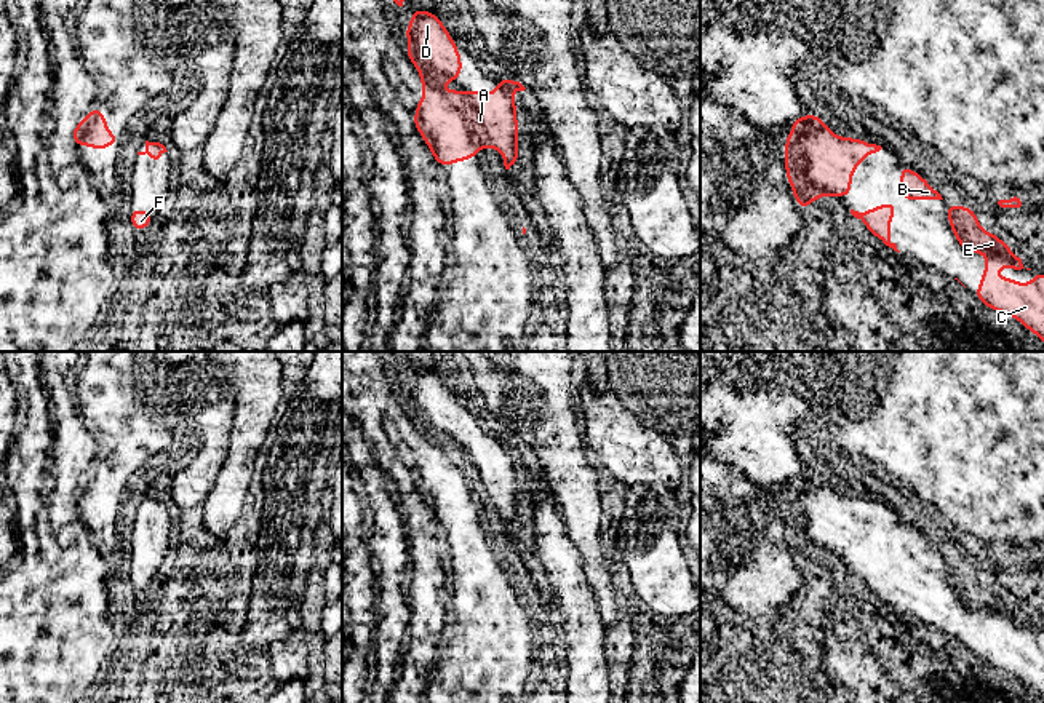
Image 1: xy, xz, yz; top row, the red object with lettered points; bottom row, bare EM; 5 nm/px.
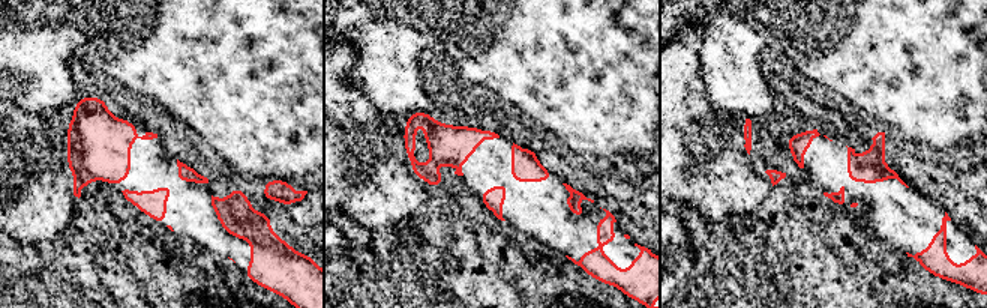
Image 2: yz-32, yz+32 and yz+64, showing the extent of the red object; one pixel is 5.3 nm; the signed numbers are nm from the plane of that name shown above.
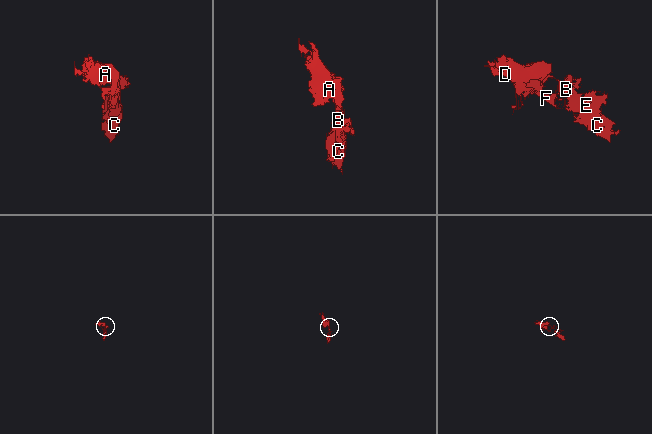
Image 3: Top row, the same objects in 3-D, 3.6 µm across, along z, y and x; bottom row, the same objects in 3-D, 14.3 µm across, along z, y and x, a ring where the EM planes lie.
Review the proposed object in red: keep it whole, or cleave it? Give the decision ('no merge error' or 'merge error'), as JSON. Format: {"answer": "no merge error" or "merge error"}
{"answer": "no merge error"}

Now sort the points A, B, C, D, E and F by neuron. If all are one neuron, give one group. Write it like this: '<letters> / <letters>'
A B C D E F

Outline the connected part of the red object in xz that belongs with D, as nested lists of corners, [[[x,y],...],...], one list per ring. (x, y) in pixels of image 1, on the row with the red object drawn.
[[[417,8],[404,29],[411,42],[408,61],[420,75],[425,94],[416,104],[414,128],[432,149],[440,166],[475,158],[483,145],[504,153],[504,166],[520,163],[518,107],[513,91],[526,88],[515,78],[499,78],[492,91],[441,91],[440,86],[462,75],[462,56],[440,18]]]

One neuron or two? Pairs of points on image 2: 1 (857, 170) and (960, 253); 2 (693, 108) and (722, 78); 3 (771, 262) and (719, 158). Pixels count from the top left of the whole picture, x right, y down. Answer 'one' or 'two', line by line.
1: one
2: two
3: two

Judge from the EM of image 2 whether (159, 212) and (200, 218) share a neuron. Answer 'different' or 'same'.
same

